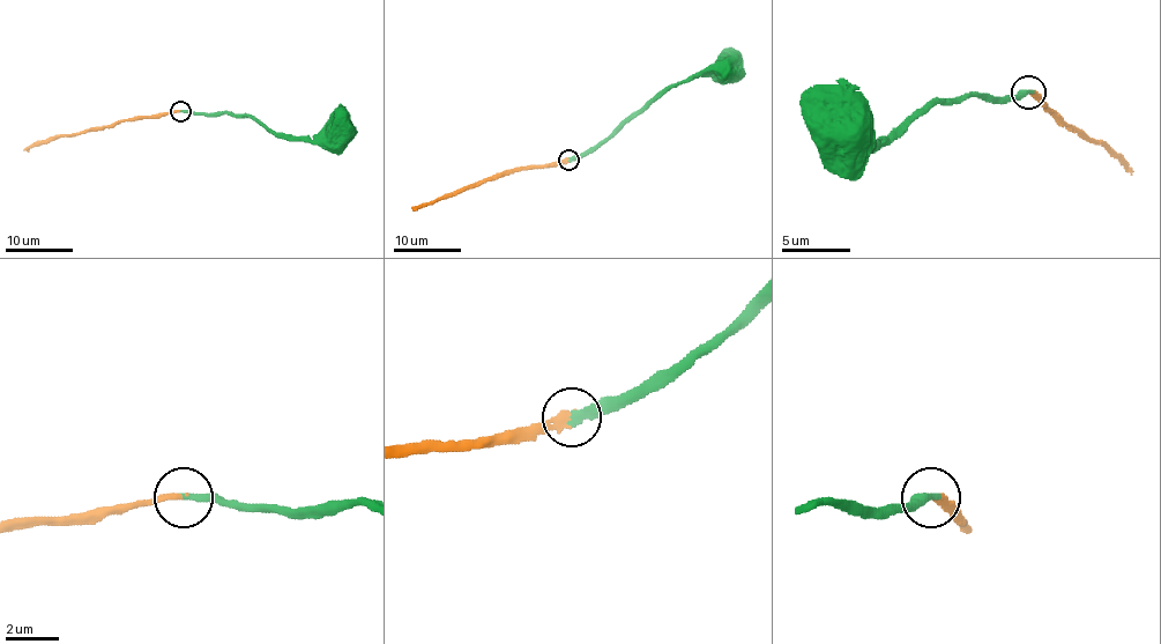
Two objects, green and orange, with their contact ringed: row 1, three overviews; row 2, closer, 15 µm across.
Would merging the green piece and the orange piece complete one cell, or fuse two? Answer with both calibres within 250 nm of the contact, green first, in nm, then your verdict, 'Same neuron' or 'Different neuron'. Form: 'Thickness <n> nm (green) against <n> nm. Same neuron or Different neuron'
Thickness 340 nm (green) against 280 nm. Same neuron

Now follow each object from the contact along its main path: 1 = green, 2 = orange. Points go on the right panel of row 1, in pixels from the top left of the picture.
1: (1029, 93), (939, 100), (923, 110), (899, 134), (857, 152), (857, 134), (868, 127), (857, 117), (843, 124)
2: (1029, 93), (1063, 124), (1098, 141), (1132, 172)

